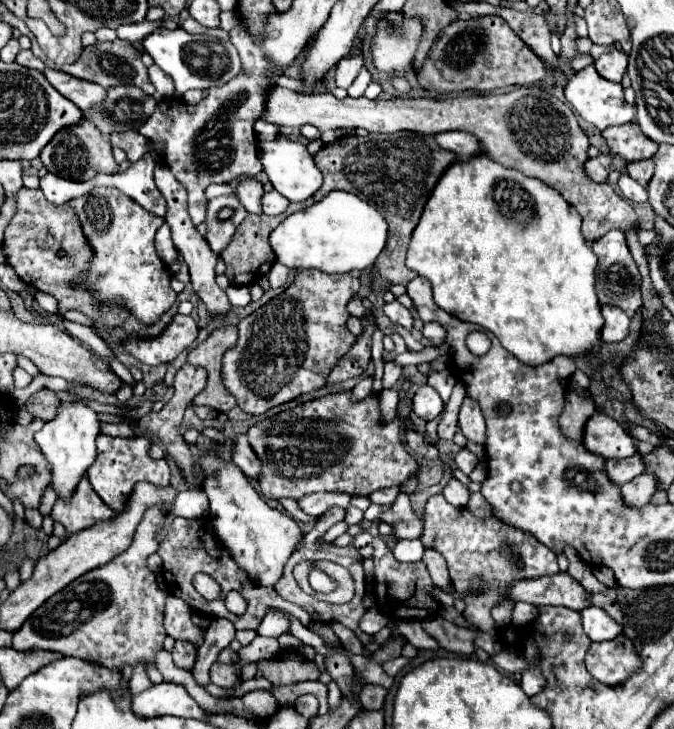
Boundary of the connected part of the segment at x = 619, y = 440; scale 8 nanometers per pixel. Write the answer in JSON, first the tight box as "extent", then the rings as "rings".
{"extent":[582,412,636,458],"rings":[[[594,412],[586,424],[582,434],[584,446],[594,452],[608,458],[628,458],[636,454],[634,438],[610,416],[604,412]]]}

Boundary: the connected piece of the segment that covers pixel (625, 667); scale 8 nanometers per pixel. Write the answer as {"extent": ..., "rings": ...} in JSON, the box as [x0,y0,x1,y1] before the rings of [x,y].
{"extent":[586,634,642,684],"rings":[[[624,634],[614,640],[592,642],[586,652],[586,670],[602,684],[626,682],[642,668],[642,656]]]}

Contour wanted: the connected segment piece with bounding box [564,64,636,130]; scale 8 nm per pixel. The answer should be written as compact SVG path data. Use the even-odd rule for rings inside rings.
M590 64L586 68L582 68L578 74L574 74L568 84L564 86L564 96L566 100L574 106L574 110L592 126L596 126L598 130L604 130L608 126L618 126L618 124L626 124L634 120L634 106L626 104L624 94L622 94L622 86L604 80L596 68Z

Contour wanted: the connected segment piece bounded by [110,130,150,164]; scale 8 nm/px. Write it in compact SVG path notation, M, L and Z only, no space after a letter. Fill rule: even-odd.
M128 130L128 132L112 132L110 142L112 142L112 146L118 146L128 154L130 164L140 160L142 154L146 154L150 150L150 140L142 138L140 132L132 132L132 130Z

